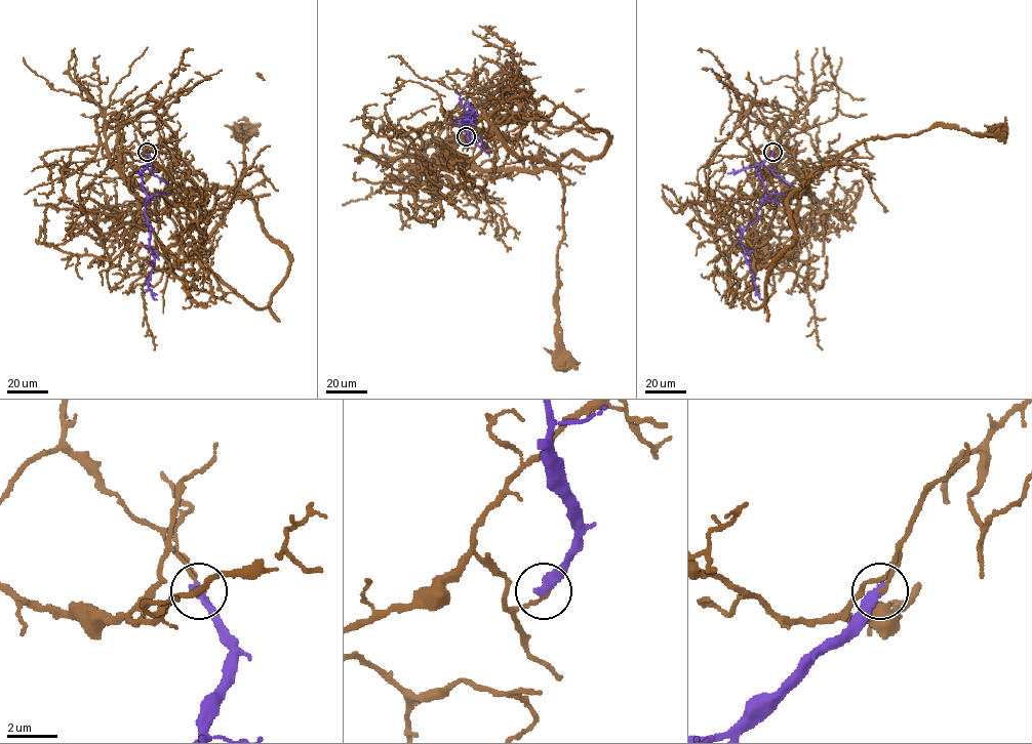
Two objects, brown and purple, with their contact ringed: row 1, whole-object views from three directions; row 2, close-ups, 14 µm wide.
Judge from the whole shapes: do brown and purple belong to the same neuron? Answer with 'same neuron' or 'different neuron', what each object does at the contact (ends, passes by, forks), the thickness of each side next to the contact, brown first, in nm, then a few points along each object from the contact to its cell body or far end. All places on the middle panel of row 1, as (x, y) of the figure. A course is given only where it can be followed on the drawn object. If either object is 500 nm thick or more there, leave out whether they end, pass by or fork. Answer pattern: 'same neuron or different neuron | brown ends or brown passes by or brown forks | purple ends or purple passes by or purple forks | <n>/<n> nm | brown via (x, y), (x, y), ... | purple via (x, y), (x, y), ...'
different neuron | brown ends | purple ends | 100/360 nm | brown via (466, 136), (439, 147), (476, 169), (560, 171), (563, 366) | purple via (466, 136), (468, 129), (460, 122), (465, 129), (468, 104), (473, 113), (467, 119), (475, 125)

